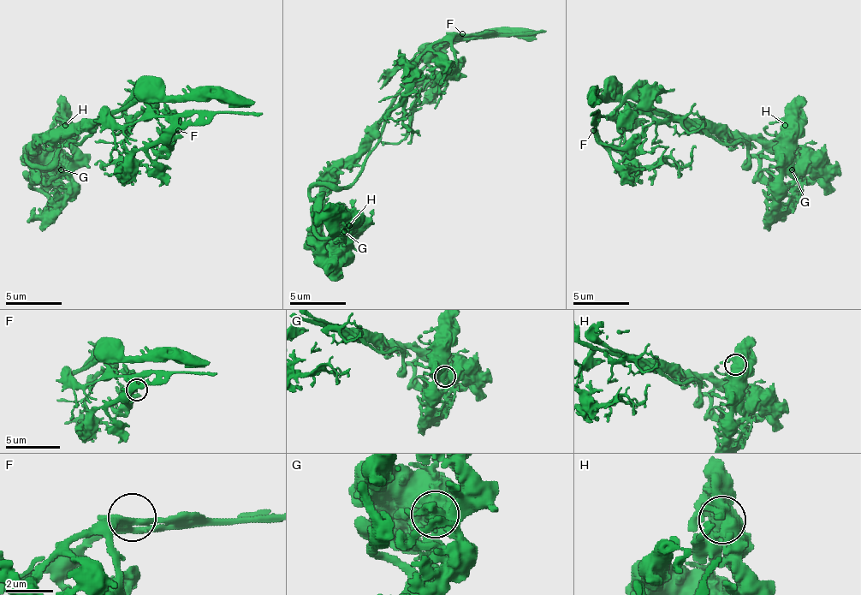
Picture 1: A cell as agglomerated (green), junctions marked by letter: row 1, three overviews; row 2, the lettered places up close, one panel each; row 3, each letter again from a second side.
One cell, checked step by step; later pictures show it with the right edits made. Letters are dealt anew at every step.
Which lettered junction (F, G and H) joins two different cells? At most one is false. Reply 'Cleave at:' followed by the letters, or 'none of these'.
Cleave at: G

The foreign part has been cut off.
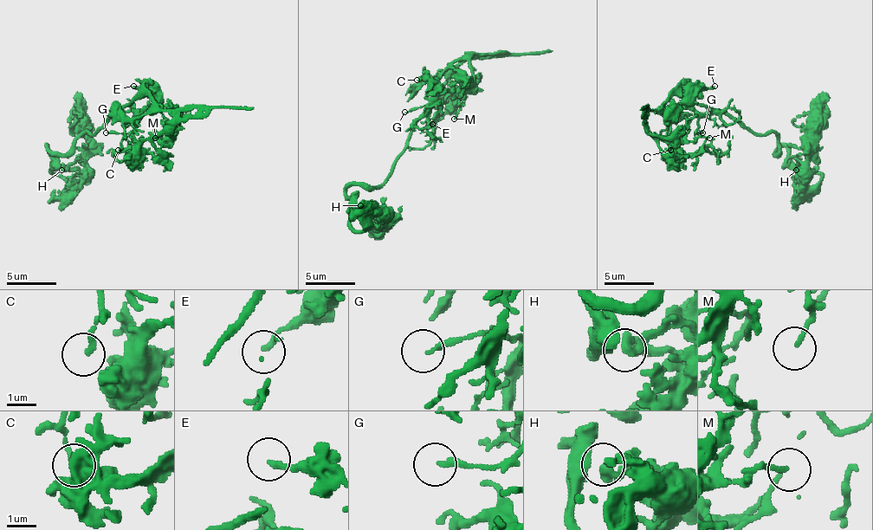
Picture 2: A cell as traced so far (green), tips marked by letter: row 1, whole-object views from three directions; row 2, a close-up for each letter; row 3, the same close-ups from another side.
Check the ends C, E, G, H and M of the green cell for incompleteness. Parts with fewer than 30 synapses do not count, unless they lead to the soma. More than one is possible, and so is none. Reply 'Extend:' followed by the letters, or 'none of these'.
Extend: none of these

